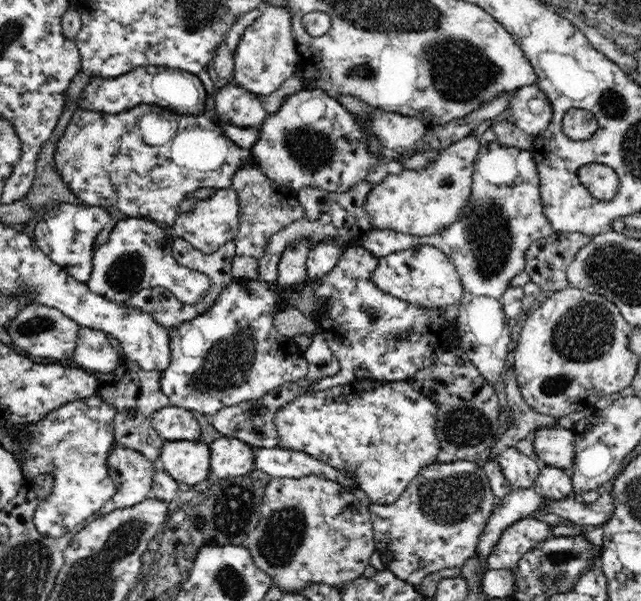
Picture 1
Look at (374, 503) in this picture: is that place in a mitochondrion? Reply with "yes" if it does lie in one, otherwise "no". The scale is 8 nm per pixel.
no

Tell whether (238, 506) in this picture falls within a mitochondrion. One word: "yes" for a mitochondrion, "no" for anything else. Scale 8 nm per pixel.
yes

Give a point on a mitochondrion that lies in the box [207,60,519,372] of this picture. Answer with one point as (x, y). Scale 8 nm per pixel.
(488, 233)

